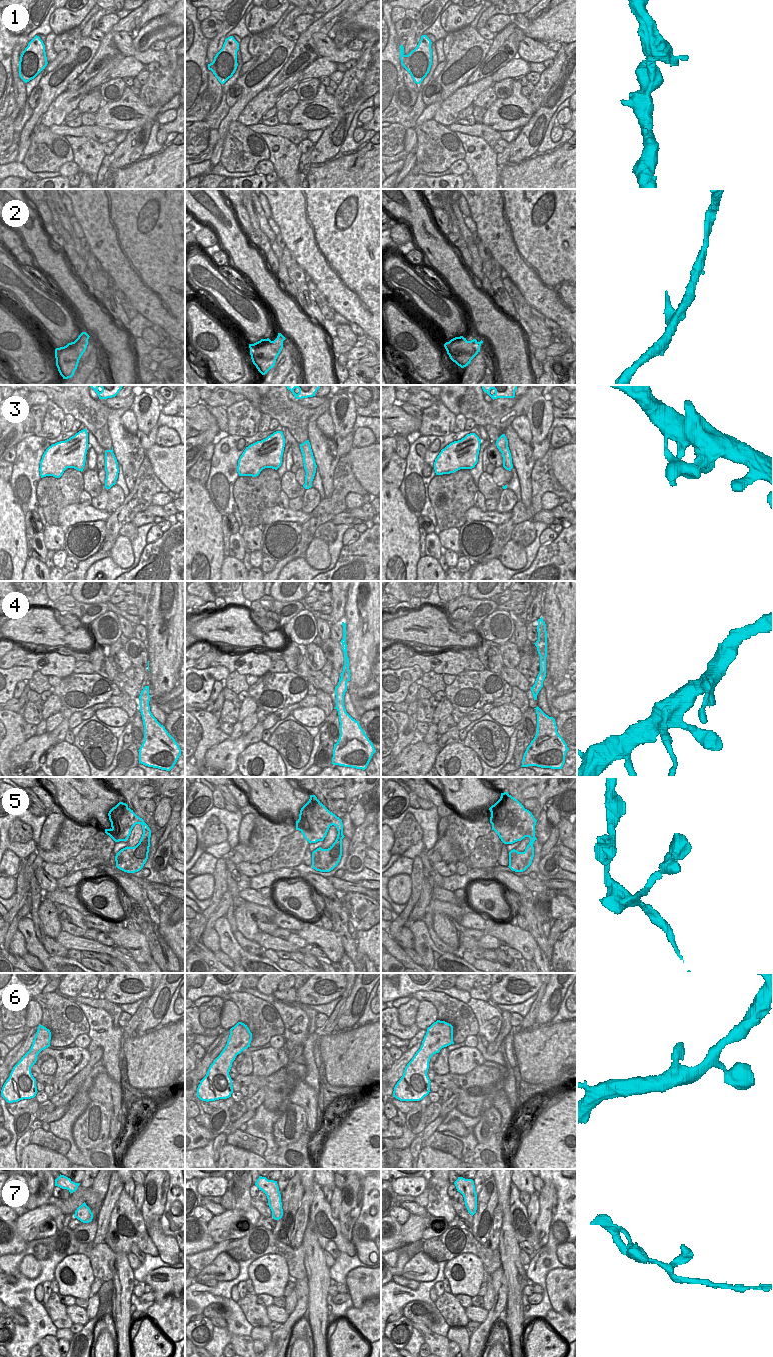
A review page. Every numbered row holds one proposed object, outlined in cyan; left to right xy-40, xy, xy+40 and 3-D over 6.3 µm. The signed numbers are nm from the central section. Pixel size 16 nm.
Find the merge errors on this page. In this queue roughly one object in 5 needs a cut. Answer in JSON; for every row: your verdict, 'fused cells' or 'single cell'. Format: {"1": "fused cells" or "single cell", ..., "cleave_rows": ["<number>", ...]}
{"1": "single cell", "2": "fused cells", "3": "single cell", "4": "single cell", "5": "single cell", "6": "single cell", "7": "single cell", "cleave_rows": ["2"]}

